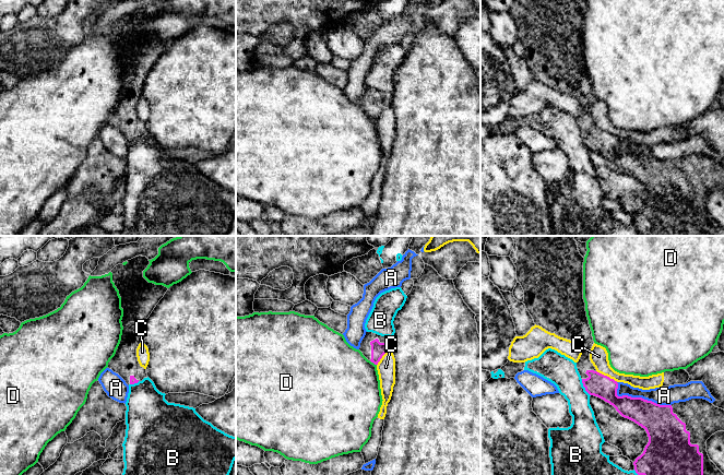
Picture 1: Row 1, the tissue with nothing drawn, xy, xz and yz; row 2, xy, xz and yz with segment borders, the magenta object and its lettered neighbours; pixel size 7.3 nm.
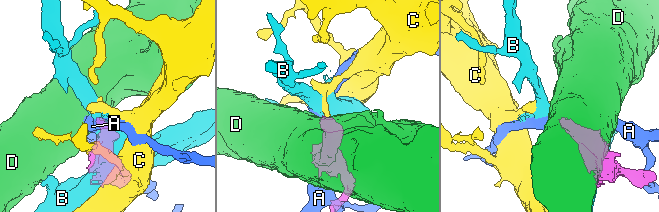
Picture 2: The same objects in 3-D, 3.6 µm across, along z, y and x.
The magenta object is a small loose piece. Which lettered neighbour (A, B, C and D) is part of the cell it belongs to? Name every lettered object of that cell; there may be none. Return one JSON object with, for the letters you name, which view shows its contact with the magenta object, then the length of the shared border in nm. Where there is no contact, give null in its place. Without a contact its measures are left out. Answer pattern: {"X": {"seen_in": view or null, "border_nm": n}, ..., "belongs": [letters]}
{"belongs": []}

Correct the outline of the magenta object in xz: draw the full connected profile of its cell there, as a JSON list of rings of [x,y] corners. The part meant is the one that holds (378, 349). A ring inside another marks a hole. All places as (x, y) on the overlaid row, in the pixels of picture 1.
[[[366,332],[365,337],[360,343],[359,351],[368,360],[378,365],[382,356],[392,348],[392,344],[392,337],[381,336],[372,332]]]

